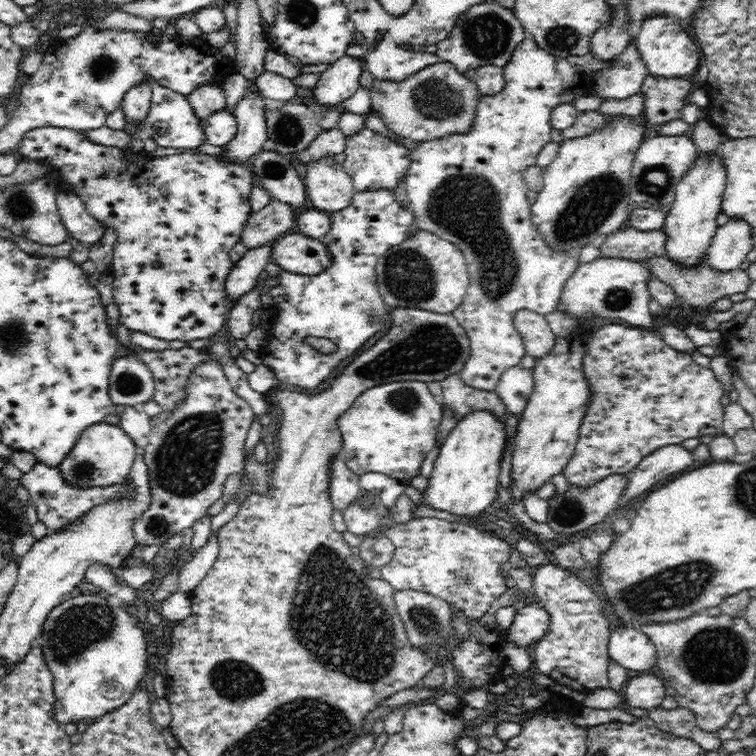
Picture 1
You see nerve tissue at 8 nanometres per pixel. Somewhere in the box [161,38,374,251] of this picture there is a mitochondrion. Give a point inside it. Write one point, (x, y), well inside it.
(288, 130)

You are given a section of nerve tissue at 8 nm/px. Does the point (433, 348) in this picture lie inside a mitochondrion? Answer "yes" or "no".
yes

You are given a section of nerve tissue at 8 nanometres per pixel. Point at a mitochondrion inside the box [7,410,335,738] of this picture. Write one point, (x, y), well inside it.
(82, 626)

